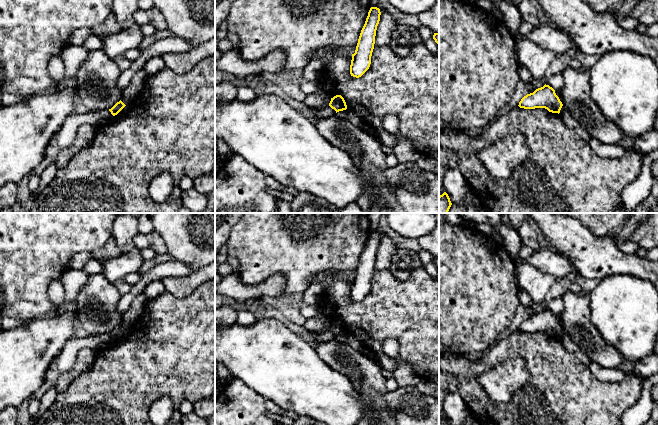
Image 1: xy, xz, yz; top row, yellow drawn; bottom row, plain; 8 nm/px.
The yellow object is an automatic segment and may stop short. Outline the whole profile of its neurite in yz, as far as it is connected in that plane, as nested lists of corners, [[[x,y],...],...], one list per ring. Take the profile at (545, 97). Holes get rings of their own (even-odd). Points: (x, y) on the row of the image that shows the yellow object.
[[[549,85],[536,89],[533,93],[524,96],[518,105],[524,109],[545,108],[552,113],[560,113],[563,106],[555,90]]]

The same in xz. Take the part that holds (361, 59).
[[[370,8],[365,24],[361,30],[355,53],[352,54],[350,74],[353,77],[361,77],[370,67],[380,15],[379,8]]]

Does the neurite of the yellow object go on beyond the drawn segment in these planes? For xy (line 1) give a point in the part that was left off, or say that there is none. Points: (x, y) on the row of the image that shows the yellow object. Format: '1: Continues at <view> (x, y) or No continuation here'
1: No continuation here

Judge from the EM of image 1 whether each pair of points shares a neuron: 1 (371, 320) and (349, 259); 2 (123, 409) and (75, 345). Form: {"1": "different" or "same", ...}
{"1": "different", "2": "different"}

